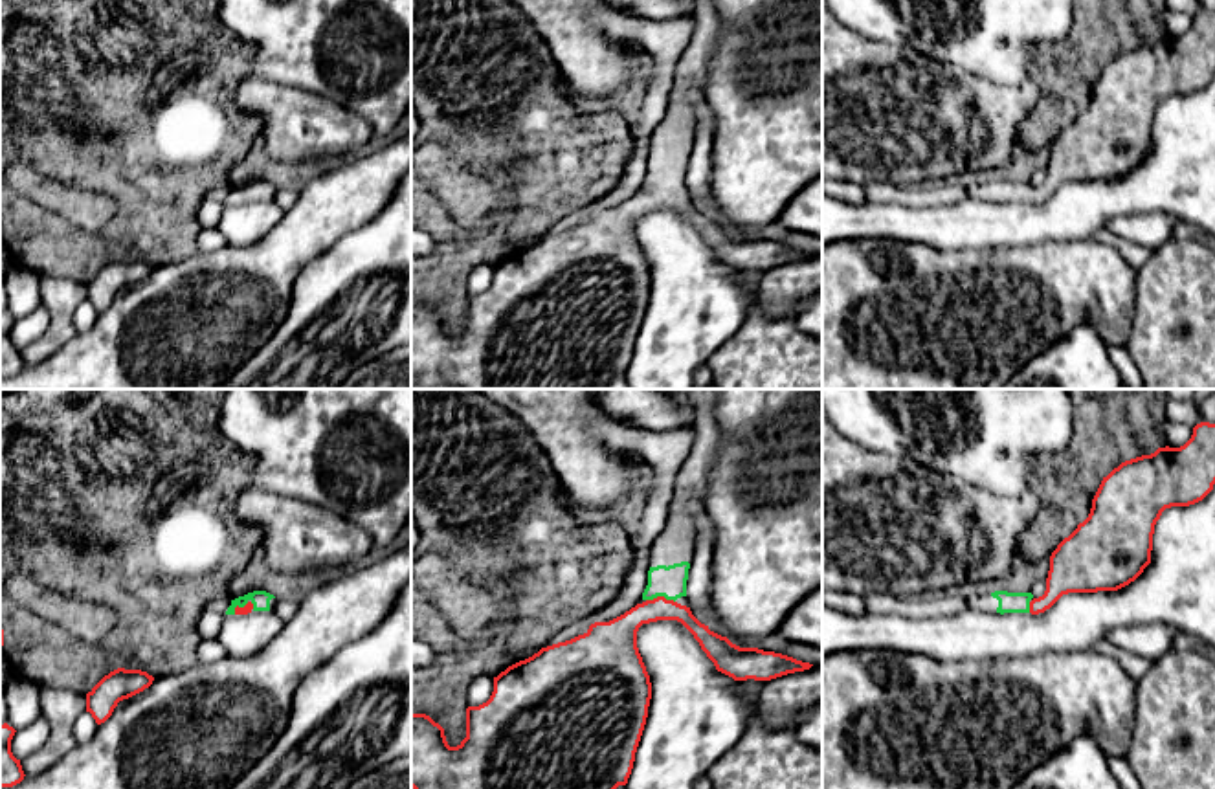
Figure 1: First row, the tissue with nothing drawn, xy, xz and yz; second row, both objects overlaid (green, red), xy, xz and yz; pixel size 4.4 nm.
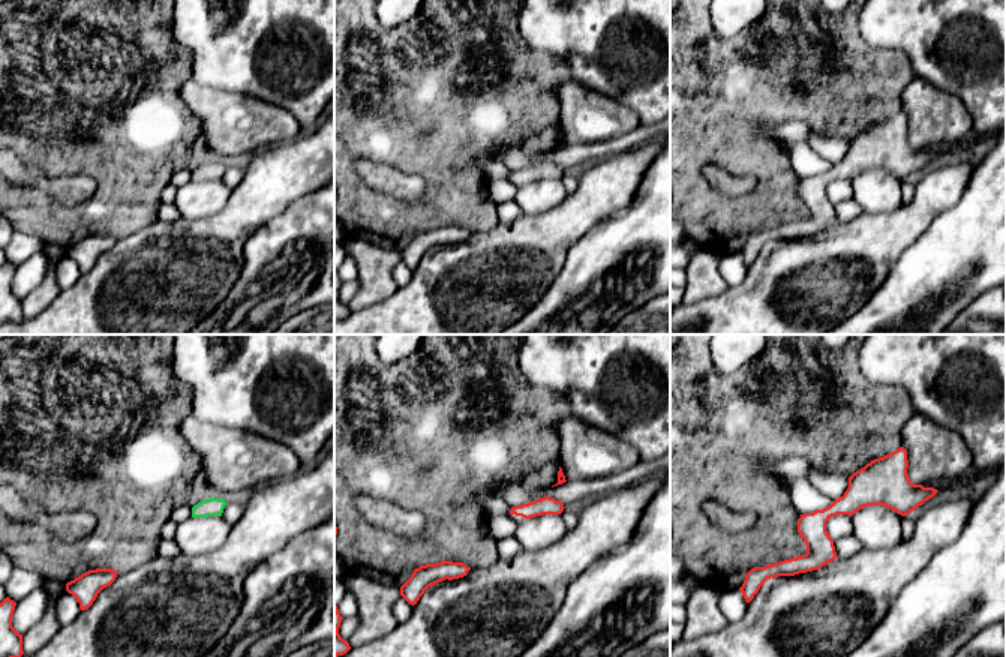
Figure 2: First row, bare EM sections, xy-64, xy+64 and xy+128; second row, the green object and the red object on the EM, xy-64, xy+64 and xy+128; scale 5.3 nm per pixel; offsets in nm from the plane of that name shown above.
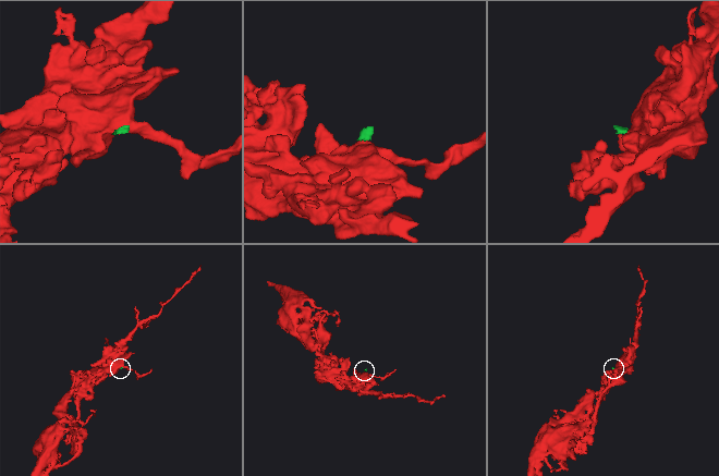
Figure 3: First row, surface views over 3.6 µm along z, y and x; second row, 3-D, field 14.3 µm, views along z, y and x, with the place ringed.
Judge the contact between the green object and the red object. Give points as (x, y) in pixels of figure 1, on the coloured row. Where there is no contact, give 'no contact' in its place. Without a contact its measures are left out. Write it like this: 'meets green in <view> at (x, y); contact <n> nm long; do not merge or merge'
meets green in xz at (661, 595); contact 130 nm long; merge

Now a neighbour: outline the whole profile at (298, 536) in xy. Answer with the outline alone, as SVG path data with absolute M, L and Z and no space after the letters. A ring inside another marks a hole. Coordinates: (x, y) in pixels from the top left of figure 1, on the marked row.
M244 490L235 514L262 530L268 567L284 576L327 567L351 569L374 550L360 525L299 499Z

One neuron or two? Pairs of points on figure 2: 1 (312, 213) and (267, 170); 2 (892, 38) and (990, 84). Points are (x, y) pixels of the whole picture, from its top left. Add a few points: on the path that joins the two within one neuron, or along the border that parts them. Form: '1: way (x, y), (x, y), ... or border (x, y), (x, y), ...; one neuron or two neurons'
1: border (318, 188), (293, 201), (269, 219); two neurons
2: way (916, 38), (936, 38), (966, 68); one neuron

